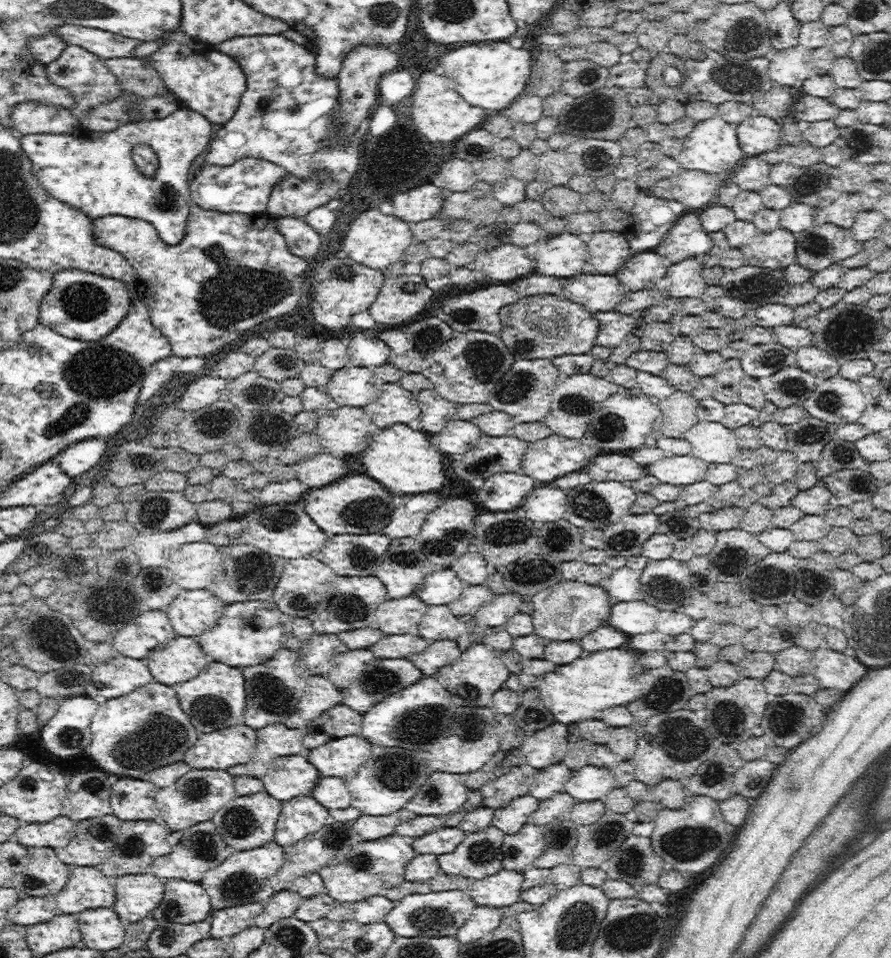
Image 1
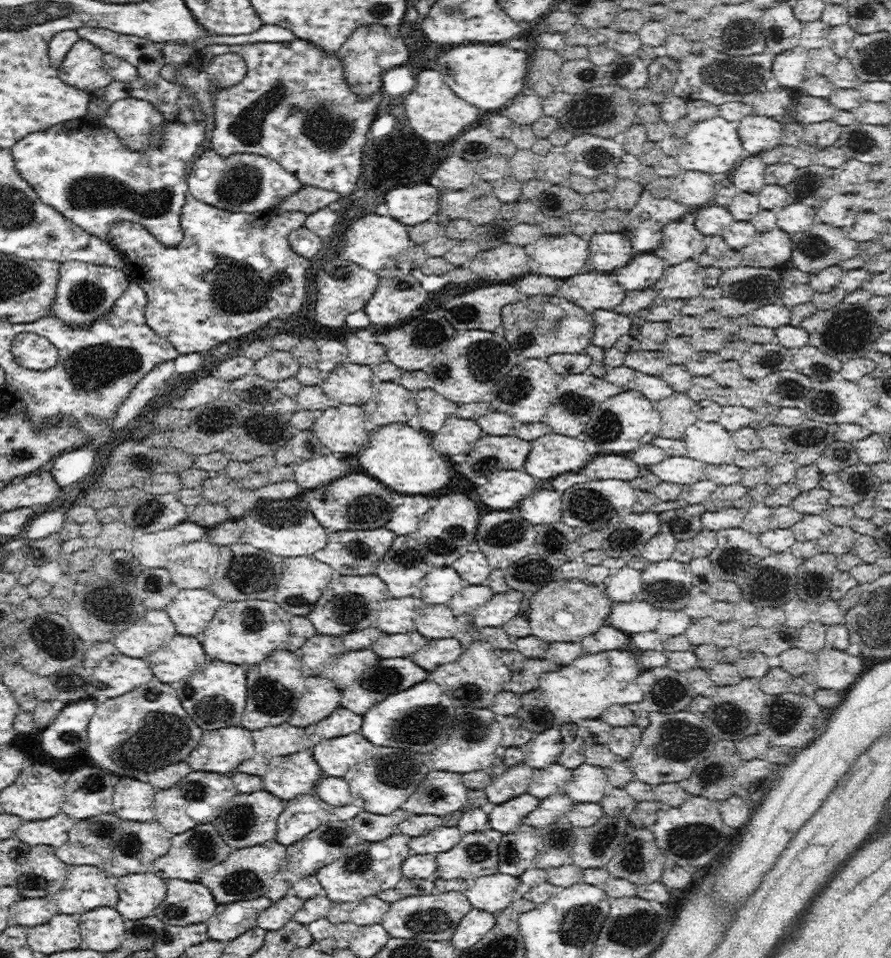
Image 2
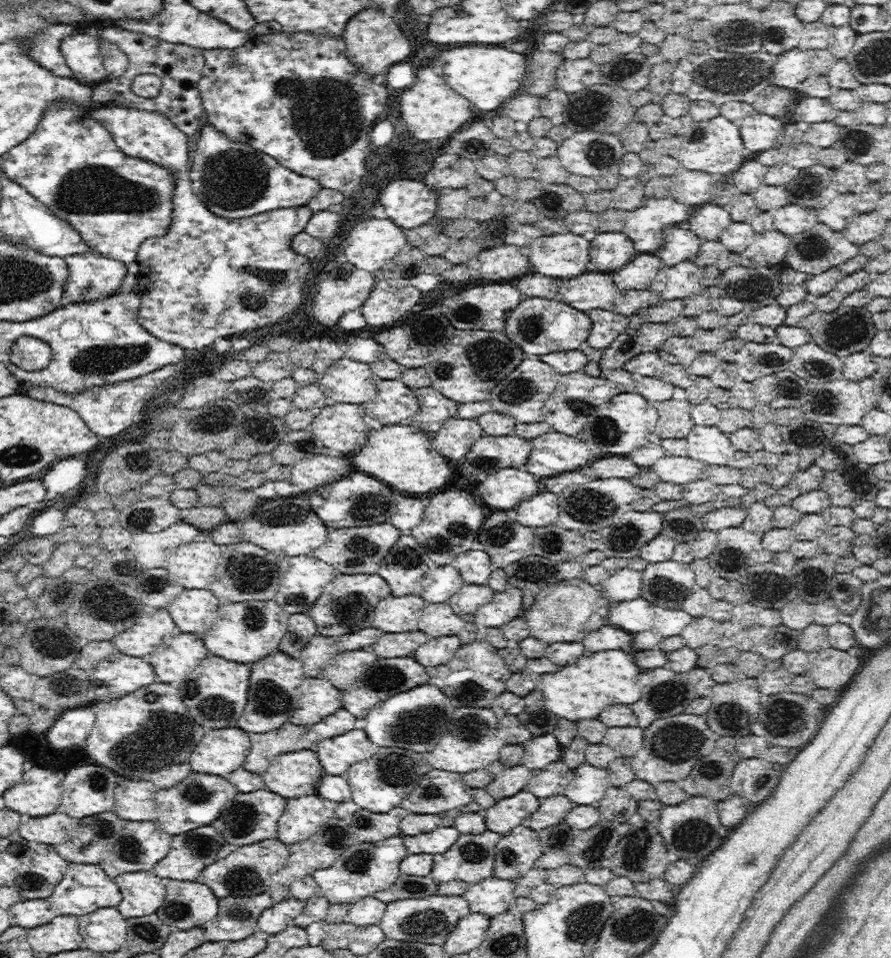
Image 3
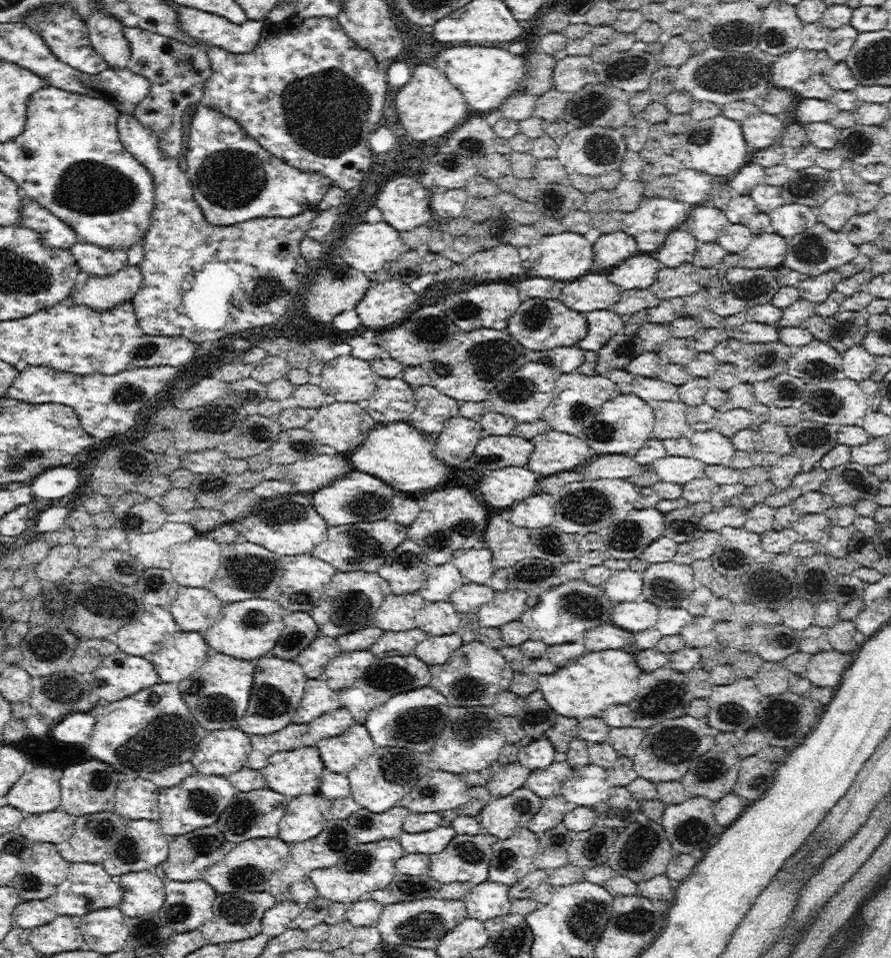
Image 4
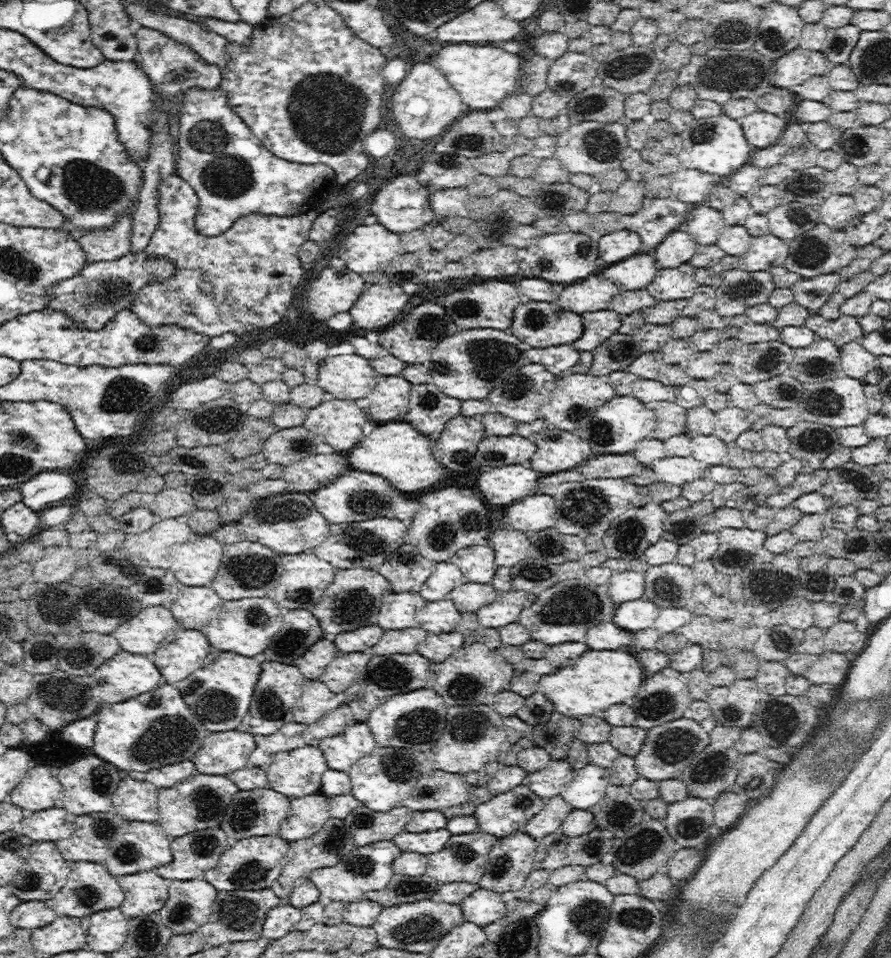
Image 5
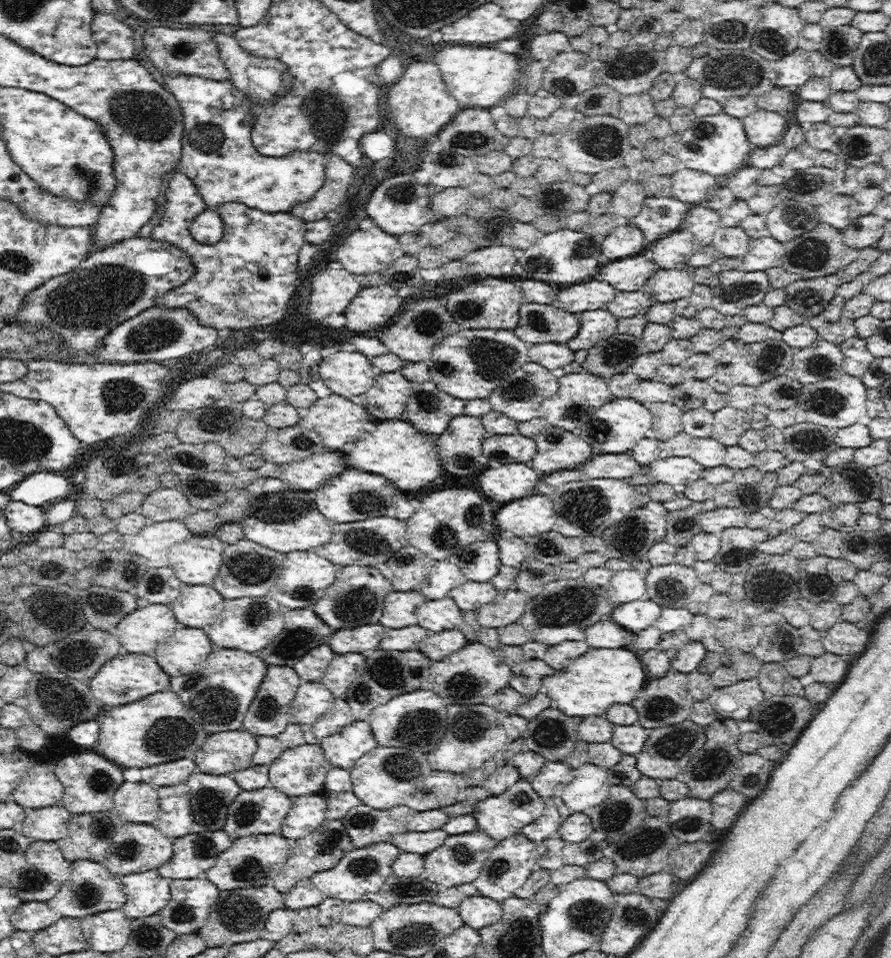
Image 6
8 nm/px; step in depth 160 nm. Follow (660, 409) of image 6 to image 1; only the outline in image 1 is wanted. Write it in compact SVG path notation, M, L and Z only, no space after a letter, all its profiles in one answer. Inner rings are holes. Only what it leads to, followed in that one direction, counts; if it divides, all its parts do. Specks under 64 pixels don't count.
M676 390L666 400L662 400L658 406L662 408L663 436L685 438L685 432L701 421L697 414L698 405L699 400Z

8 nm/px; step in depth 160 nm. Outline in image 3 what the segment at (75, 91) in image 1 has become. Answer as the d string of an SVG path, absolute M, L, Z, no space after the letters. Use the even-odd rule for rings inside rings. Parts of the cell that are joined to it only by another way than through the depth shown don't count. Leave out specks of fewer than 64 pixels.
M77 29L70 36L62 38L60 51L74 78L80 83L94 86L107 81L98 38Z

